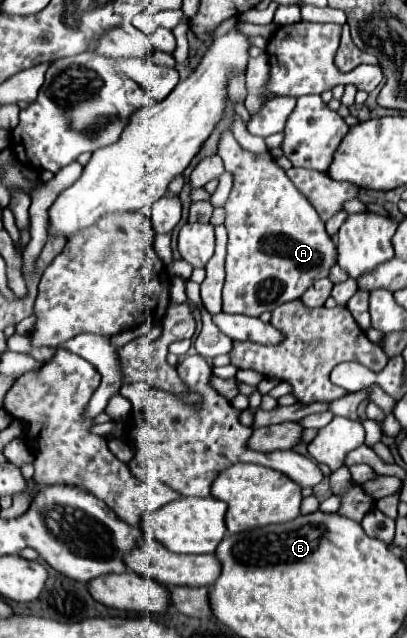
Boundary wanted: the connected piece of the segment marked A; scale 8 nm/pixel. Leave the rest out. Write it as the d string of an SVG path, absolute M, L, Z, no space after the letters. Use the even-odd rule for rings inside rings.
M224 130L218 142L218 154L224 160L228 172L234 174L232 192L224 204L226 220L224 226L228 230L228 254L226 254L226 282L222 292L222 310L230 314L246 314L260 316L262 312L270 312L276 306L298 300L306 288L310 288L316 280L326 278L330 268L336 264L336 246L332 238L324 230L324 222L318 218L312 202L300 194L300 190L290 182L286 172L276 166L272 154L250 154L240 148L230 130Z

